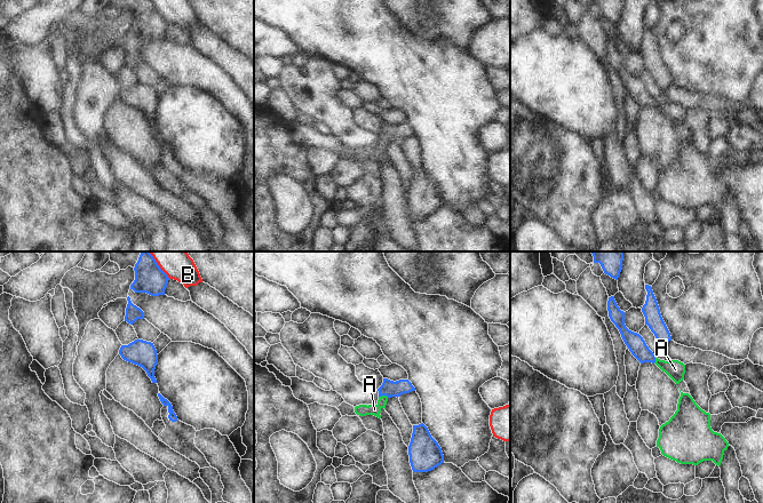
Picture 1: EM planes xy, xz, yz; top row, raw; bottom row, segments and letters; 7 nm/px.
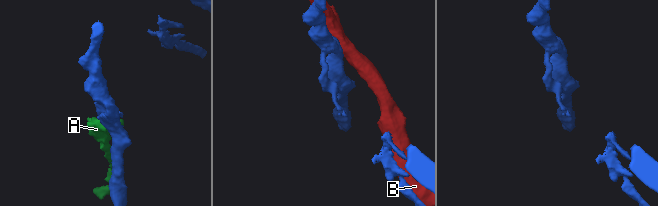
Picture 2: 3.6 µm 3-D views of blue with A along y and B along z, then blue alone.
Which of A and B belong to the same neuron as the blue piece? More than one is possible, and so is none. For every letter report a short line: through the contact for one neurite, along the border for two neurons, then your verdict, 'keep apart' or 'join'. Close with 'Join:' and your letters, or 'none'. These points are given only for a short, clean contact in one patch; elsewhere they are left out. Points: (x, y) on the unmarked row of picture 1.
A: line xz (389, 132), (383, 138), (382, 145), (374, 153); join
B: line xy (152, 0), (169, 22); keep apart
Join: A

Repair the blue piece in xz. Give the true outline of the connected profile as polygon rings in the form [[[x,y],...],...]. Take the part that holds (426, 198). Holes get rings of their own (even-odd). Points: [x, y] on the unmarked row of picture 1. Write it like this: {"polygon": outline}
{"polygon": [[[423,167],[413,169],[408,199],[413,216],[428,216],[444,207],[440,190]]]}

